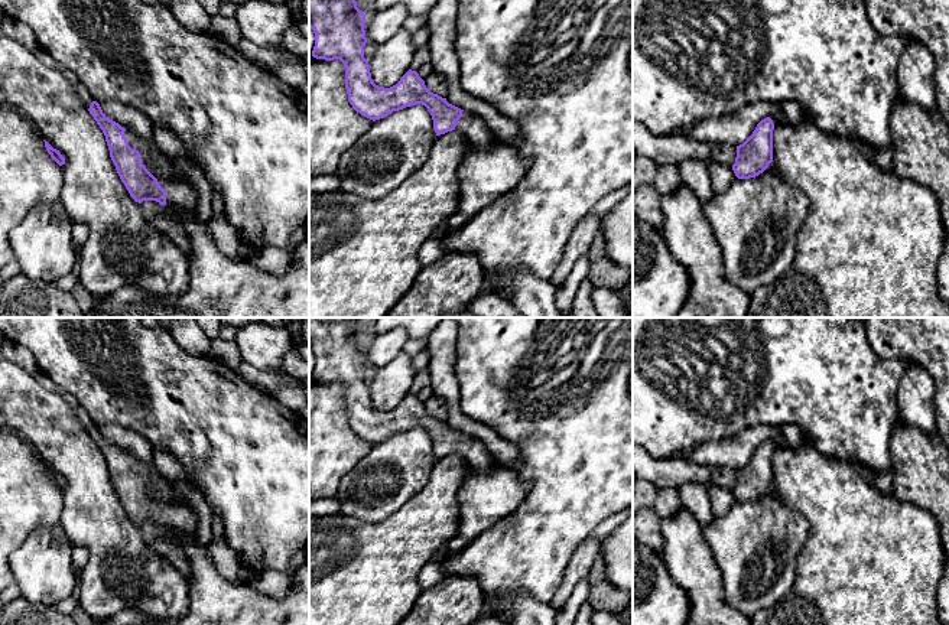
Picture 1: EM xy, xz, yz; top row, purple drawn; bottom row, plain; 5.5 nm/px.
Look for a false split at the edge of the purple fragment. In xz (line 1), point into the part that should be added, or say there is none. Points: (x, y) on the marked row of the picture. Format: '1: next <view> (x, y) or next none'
1: next xz (471, 126)

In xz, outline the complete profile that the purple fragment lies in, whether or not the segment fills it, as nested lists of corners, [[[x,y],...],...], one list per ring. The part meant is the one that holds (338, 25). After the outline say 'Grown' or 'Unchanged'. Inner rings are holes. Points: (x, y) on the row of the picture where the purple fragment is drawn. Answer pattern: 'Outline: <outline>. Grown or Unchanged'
Outline: [[[309,0],[309,27],[315,33],[312,56],[344,64],[348,101],[357,113],[376,121],[422,104],[432,115],[436,136],[455,130],[478,149],[500,143],[481,117],[430,92],[416,71],[409,69],[390,88],[376,85],[364,58],[365,16],[355,0]]]. Grown

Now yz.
Outline: [[[767,117],[742,144],[737,146],[732,170],[738,179],[755,178],[773,162],[773,130],[774,123]]]. Unchanged

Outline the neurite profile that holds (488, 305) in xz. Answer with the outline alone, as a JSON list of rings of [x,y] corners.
[[[488,290],[474,299],[467,312],[477,318],[523,318],[508,300]]]

